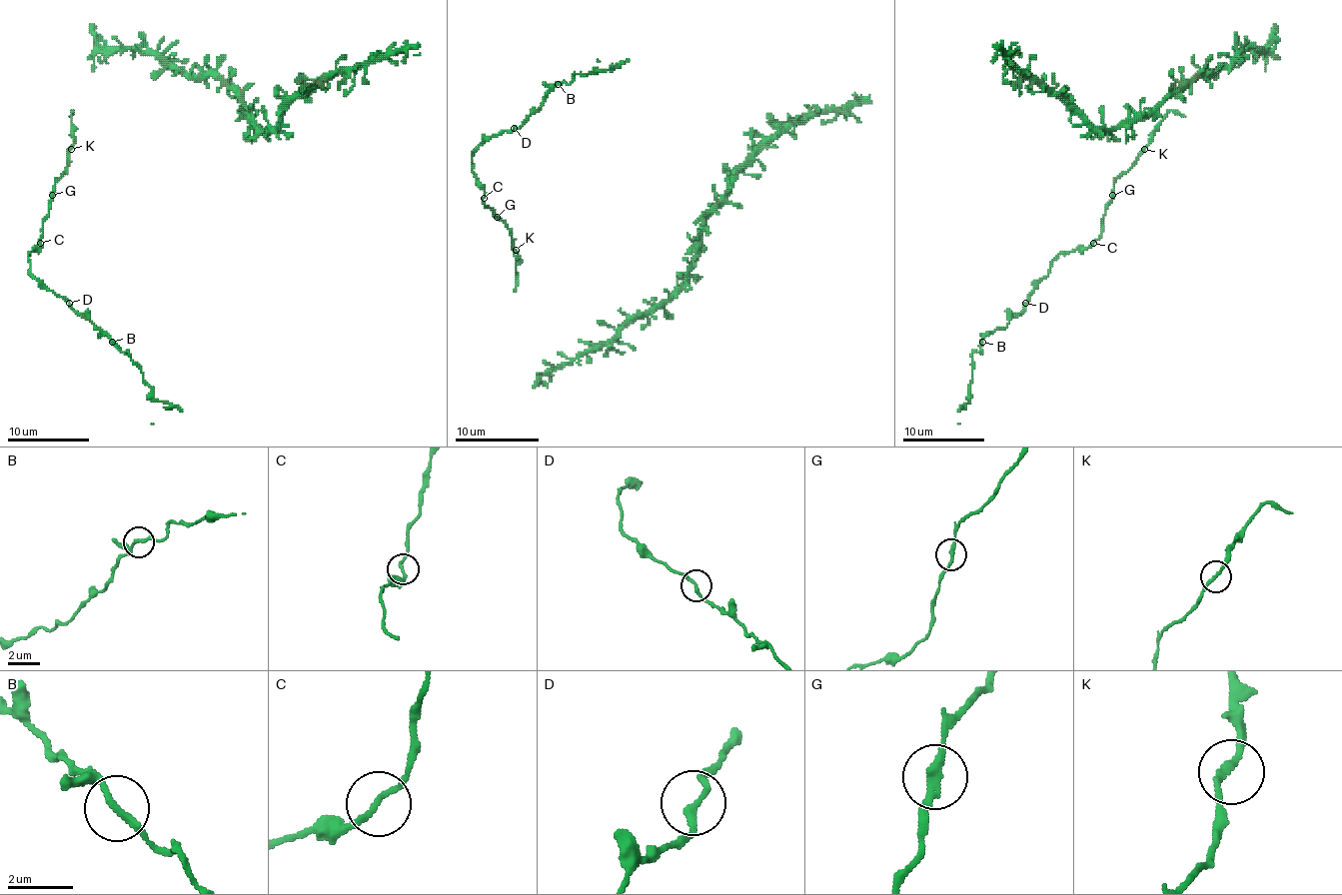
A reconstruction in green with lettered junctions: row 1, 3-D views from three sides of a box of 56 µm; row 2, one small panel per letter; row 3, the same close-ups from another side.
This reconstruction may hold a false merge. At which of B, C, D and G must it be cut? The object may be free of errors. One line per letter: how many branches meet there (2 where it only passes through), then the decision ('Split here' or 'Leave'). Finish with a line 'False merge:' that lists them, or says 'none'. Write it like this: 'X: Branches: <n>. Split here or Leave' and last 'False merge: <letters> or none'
B: Branches: 2. Leave
C: Branches: 2. Leave
D: Branches: 2. Leave
G: Branches: 2. Leave
False merge: none

